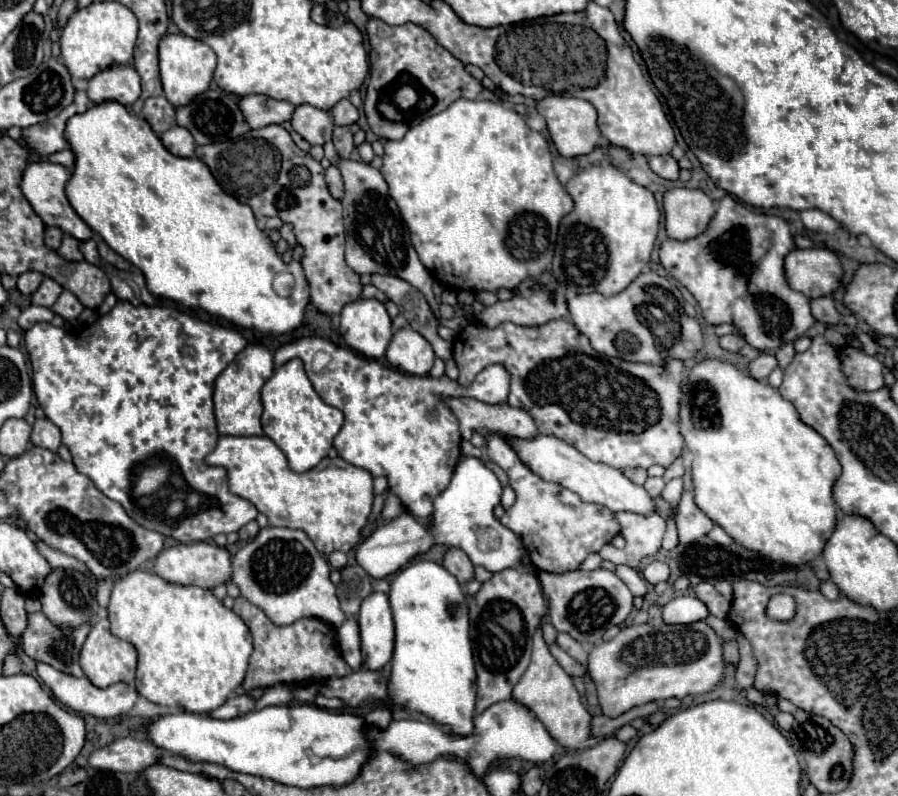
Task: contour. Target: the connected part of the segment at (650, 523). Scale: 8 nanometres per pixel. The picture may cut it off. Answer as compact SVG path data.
M619 513L619 515L617 515L617 519L619 519L619 523L621 523L621 535L625 537L626 541L625 551L621 554L618 554L617 552L615 553L615 556L602 556L602 553L600 552L599 554L603 560L611 561L616 565L631 565L631 567L635 567L635 569L637 569L637 565L639 565L639 561L641 561L643 557L651 557L651 555L655 555L655 553L661 549L661 541L663 541L663 537L665 537L665 529L667 529L665 517L663 517L661 513L651 513L651 515L639 515L639 513Z

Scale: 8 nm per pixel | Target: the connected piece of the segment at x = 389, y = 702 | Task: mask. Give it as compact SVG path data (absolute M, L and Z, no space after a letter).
M413 561L395 575L389 591L389 603L395 621L395 651L391 659L387 697L383 705L365 717L367 723L373 727L387 727L387 723L393 721L393 713L407 707L437 723L453 725L459 733L469 733L475 709L475 660L469 641L469 609L461 585L443 565L433 561Z

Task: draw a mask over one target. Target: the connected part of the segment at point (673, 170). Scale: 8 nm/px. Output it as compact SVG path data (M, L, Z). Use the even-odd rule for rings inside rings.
M671 155L649 157L649 167L663 179L669 179L669 181L677 181L679 179L679 165Z

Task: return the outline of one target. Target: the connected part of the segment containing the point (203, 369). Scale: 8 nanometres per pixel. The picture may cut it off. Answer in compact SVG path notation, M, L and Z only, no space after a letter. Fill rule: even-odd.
M117 301L117 305L99 317L99 321L95 321L93 325L85 327L85 329L75 329L75 331L67 331L63 327L55 327L51 323L35 323L29 331L25 331L25 349L29 353L29 361L31 361L31 367L33 367L33 391L37 395L37 401L39 405L43 405L43 411L45 411L45 417L49 421L53 421L59 429L61 429L61 435L63 435L63 445L71 451L71 457L73 457L73 463L75 463L75 469L83 475L87 475L95 487L99 491L103 491L109 499L117 501L123 505L123 509L127 511L127 515L139 523L141 527L145 529L151 529L151 531L157 531L157 533L163 533L165 537L173 537L177 539L179 543L193 543L193 541L209 541L213 539L213 535L217 533L231 533L231 531L239 531L245 523L253 521L257 517L257 509L233 495L229 491L229 485L227 485L227 471L223 467L215 467L215 465L207 465L205 463L205 457L217 447L217 441L219 441L219 433L215 429L215 417L213 417L213 381L215 377L219 375L219 371L223 371L223 367L227 367L227 363L231 363L235 359L235 355L239 355L239 351L245 349L247 345L247 339L233 327L223 327L223 325L213 325L209 321L203 321L199 317L193 317L189 313L183 313L181 309L177 307L149 307L149 305L131 305L129 301ZM183 345L191 345L195 347L195 357L183 357L179 347ZM151 463L167 463L167 465L177 465L179 473L181 473L181 481L183 481L183 487L181 483L177 485L177 479L173 479L169 475L167 483L161 485L155 493L151 495L135 495L133 489L135 489L135 479L139 479L141 475L137 471L143 471L143 469L149 469Z

